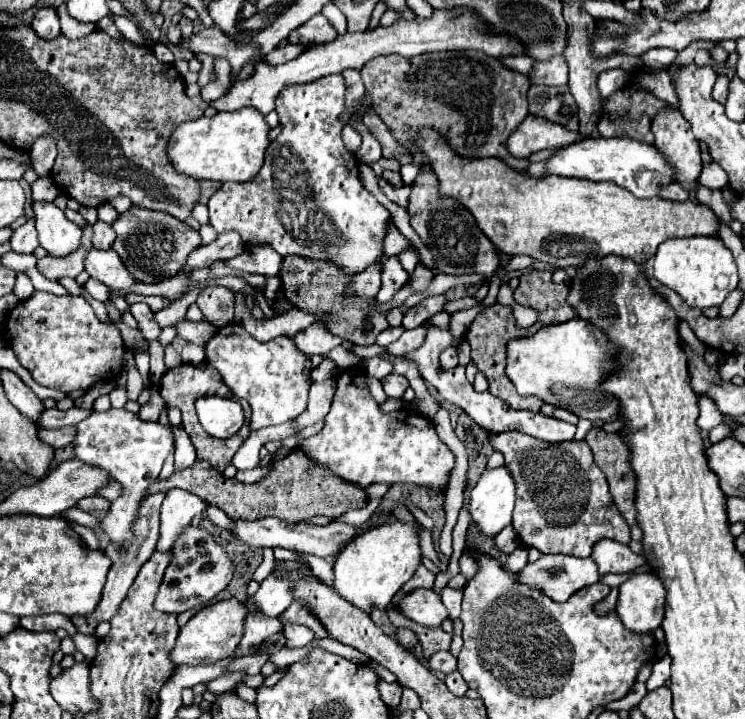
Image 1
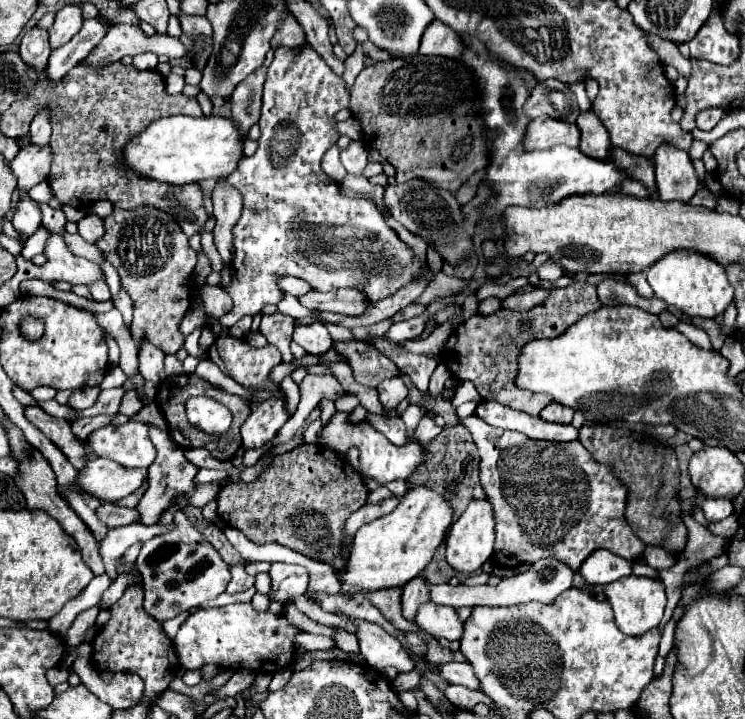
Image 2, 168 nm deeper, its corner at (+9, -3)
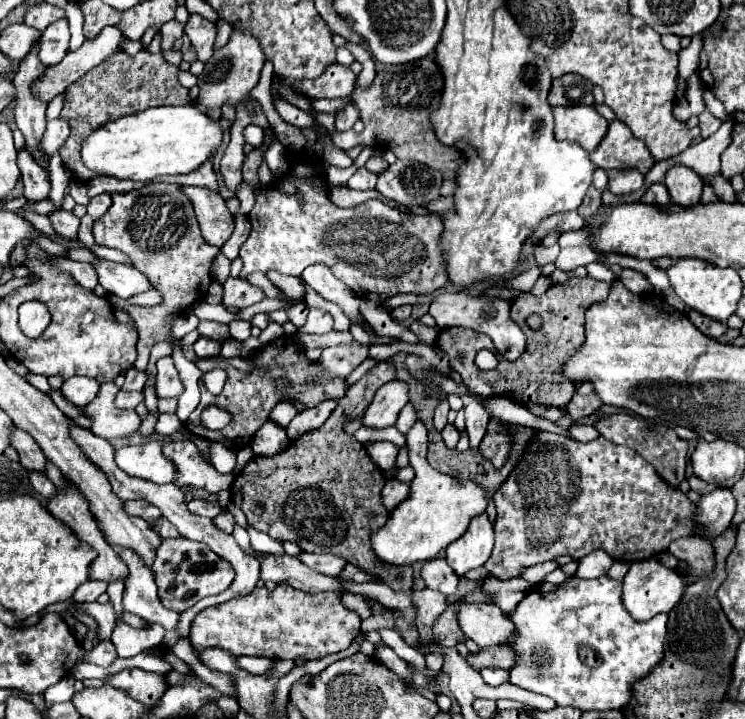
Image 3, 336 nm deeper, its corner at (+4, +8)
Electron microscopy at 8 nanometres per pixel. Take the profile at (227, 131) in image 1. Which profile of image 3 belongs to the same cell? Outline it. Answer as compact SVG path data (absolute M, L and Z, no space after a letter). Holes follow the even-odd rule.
M157 106L119 118L97 128L81 148L87 168L101 176L153 180L161 174L189 174L209 160L221 146L223 128L195 106Z

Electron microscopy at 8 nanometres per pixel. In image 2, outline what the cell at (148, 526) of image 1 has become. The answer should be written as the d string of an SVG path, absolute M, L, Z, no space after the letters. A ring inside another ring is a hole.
M150 425L150 439L158 451L156 461L150 465L150 479L148 479L148 489L144 493L144 497L138 503L138 513L140 513L140 523L144 525L154 525L158 523L158 519L162 517L162 513L174 503L176 497L184 495L188 497L188 501L196 507L204 507L208 501L212 501L220 489L218 483L194 483L194 477L198 473L198 467L192 465L186 457L184 451L170 439L170 435L166 431L156 429L154 425Z

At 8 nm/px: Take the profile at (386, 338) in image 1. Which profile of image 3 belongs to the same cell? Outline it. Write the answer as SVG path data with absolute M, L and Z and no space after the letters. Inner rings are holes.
M443 292L439 294L433 302L431 302L431 316L435 318L439 328L451 328L451 326L467 326L473 328L477 332L487 334L493 344L495 350L499 350L501 356L505 356L507 360L517 360L525 348L525 334L521 332L521 328L509 318L509 300L501 300L501 298L485 298L485 296L469 296L465 292Z

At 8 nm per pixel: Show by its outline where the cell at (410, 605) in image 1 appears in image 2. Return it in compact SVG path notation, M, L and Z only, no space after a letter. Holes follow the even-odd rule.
M424 603L418 609L416 615L418 627L430 633L432 637L440 639L446 637L448 641L460 641L462 631L464 631L464 621L458 619L456 609L446 607L446 605L434 605L434 603Z

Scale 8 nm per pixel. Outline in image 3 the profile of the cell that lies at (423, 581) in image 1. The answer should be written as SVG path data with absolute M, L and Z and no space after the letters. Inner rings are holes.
M423 588L423 590L413 590L411 594L411 602L415 608L415 626L419 628L421 640L433 642L431 636L431 624L435 622L435 618L447 608L447 600L443 594Z

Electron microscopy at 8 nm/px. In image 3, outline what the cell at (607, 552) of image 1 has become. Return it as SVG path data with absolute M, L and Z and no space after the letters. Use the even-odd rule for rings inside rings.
M595 550L591 554L587 554L577 568L577 578L599 578L603 574L607 574L607 570L613 566L613 556L609 556L603 550Z

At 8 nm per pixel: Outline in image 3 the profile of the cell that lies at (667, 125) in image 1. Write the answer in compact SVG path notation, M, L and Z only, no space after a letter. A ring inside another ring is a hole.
M675 164L665 174L665 186L675 204L697 204L703 190L701 176L683 164Z

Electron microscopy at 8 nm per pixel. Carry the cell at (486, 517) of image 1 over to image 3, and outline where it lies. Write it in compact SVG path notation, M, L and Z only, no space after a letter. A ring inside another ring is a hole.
M483 512L473 516L467 532L447 546L447 564L463 576L467 570L479 568L487 562L493 550L493 526L489 516Z

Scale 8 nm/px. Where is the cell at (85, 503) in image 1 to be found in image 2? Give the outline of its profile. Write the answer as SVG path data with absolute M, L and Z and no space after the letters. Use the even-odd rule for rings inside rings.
M104 503L98 509L98 519L102 523L106 523L110 529L114 529L114 527L136 523L138 521L138 511L136 509L128 509L128 507L120 507L116 503Z

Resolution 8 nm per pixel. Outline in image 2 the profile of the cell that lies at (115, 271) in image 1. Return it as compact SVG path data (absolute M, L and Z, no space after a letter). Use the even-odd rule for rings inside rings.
M64 233L64 243L68 245L68 249L78 255L78 257L84 257L84 259L90 259L94 263L100 263L104 257L102 253L96 249L96 245L92 243L86 243L78 233L76 235L70 235L70 233Z

